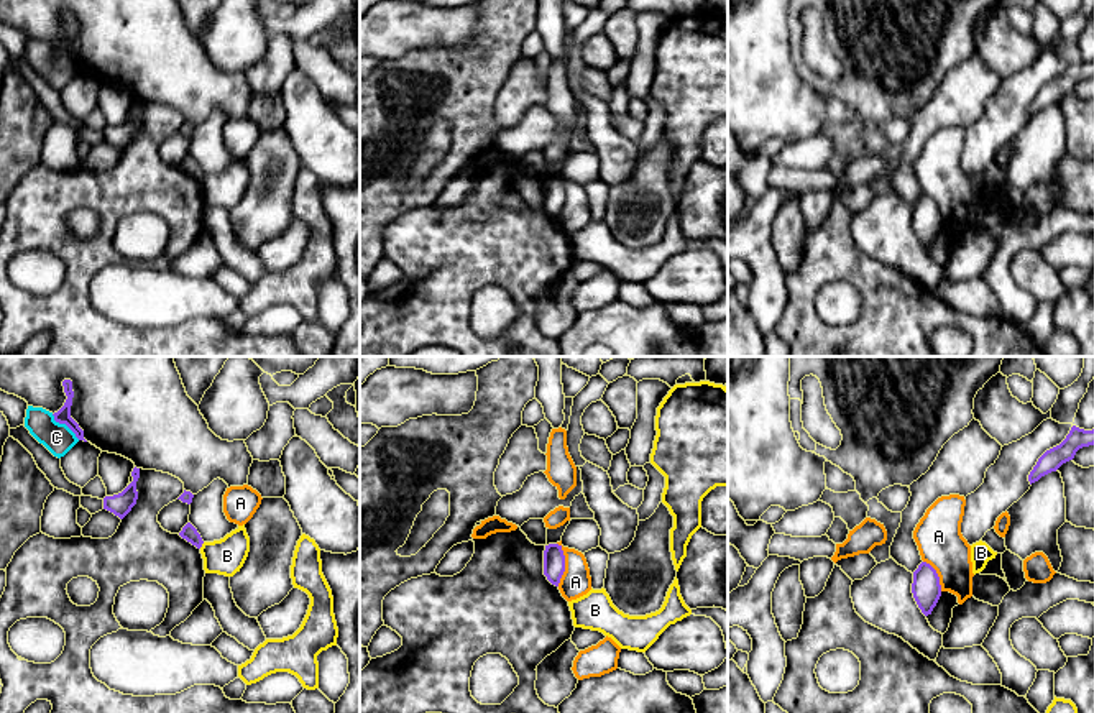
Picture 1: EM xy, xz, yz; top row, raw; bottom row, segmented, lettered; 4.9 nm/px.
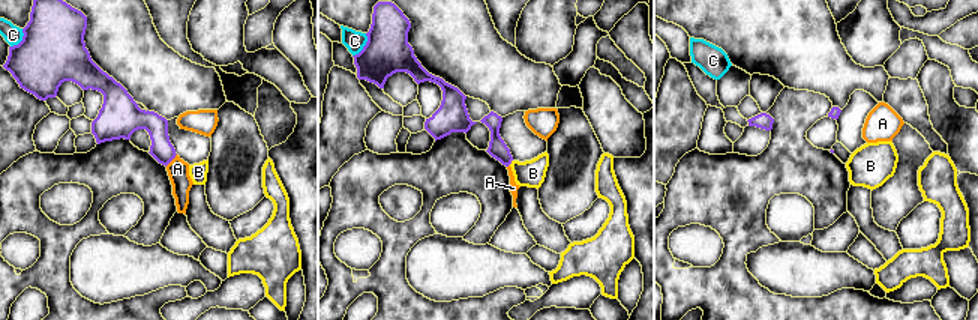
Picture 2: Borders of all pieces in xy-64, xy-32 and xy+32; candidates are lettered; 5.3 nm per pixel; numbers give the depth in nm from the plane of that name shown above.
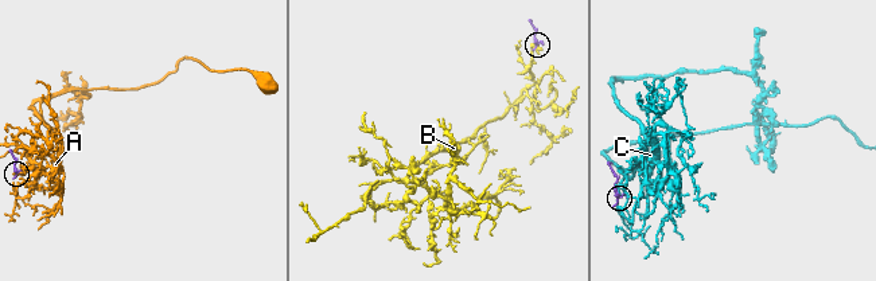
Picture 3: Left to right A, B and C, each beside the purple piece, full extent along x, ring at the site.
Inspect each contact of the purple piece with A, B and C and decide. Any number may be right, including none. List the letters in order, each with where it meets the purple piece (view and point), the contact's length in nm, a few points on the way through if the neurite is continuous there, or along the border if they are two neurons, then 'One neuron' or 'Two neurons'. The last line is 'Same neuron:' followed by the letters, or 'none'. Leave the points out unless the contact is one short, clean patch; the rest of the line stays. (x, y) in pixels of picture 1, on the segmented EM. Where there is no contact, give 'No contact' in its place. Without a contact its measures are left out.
A: Touches purple at xz (564, 564). Shared border 220 nm. Two neurons
B: Touches purple at xy (201, 546). Shared border 40 nm. Boundary: xy (204, 542), (199, 547). Two neurons
C: Touches purple at xy (64, 423). Shared border 190 nm. Boundary: xy (51, 414), (79, 439). Two neurons
Same neuron: none

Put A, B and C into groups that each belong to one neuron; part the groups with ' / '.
A / B / C

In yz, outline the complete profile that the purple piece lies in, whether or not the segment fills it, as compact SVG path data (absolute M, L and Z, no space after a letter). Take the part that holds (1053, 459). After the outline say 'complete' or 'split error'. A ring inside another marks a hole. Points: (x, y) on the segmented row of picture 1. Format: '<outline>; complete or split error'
M1076 426L1071 427L1066 439L1046 450L1033 467L1033 470L1028 475L1030 485L1038 481L1041 476L1056 472L1063 463L1074 458L1076 452L1083 447L1094 445L1094 429L1084 430Z; complete

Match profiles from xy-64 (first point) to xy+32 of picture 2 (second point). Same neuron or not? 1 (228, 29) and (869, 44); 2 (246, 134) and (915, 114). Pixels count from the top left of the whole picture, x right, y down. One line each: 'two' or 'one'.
1: one
2: two

